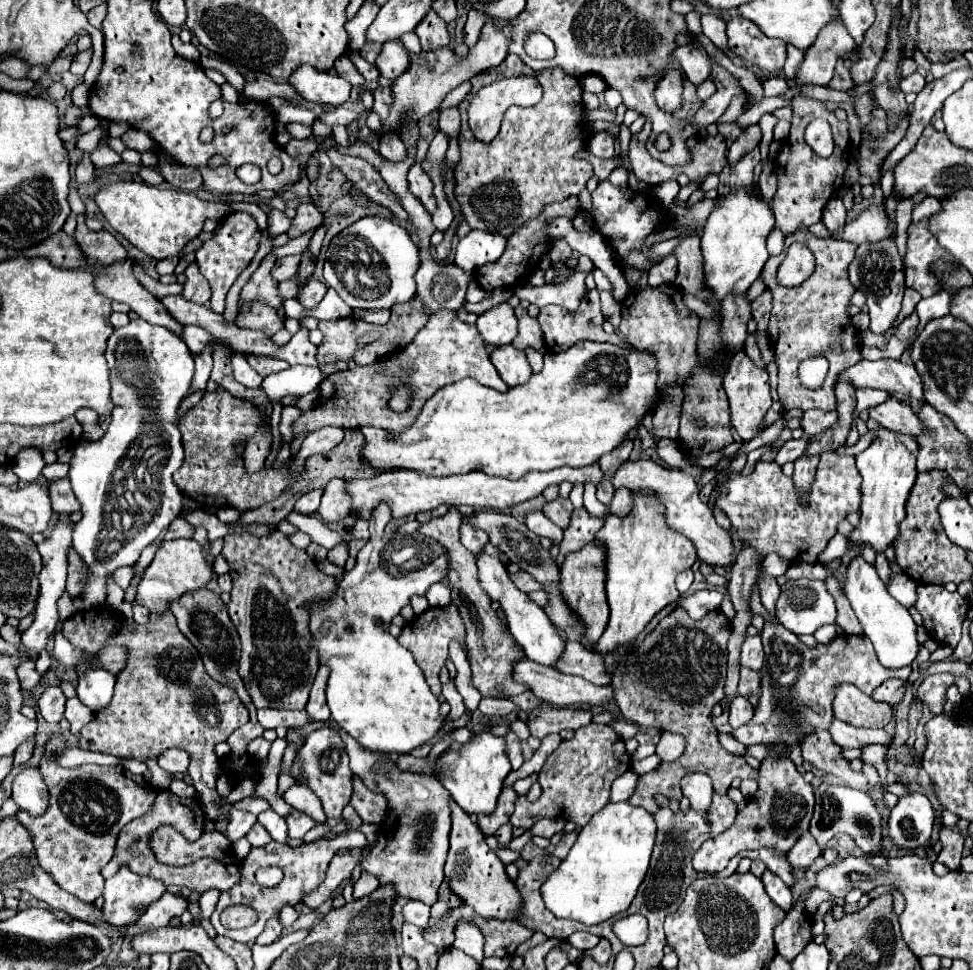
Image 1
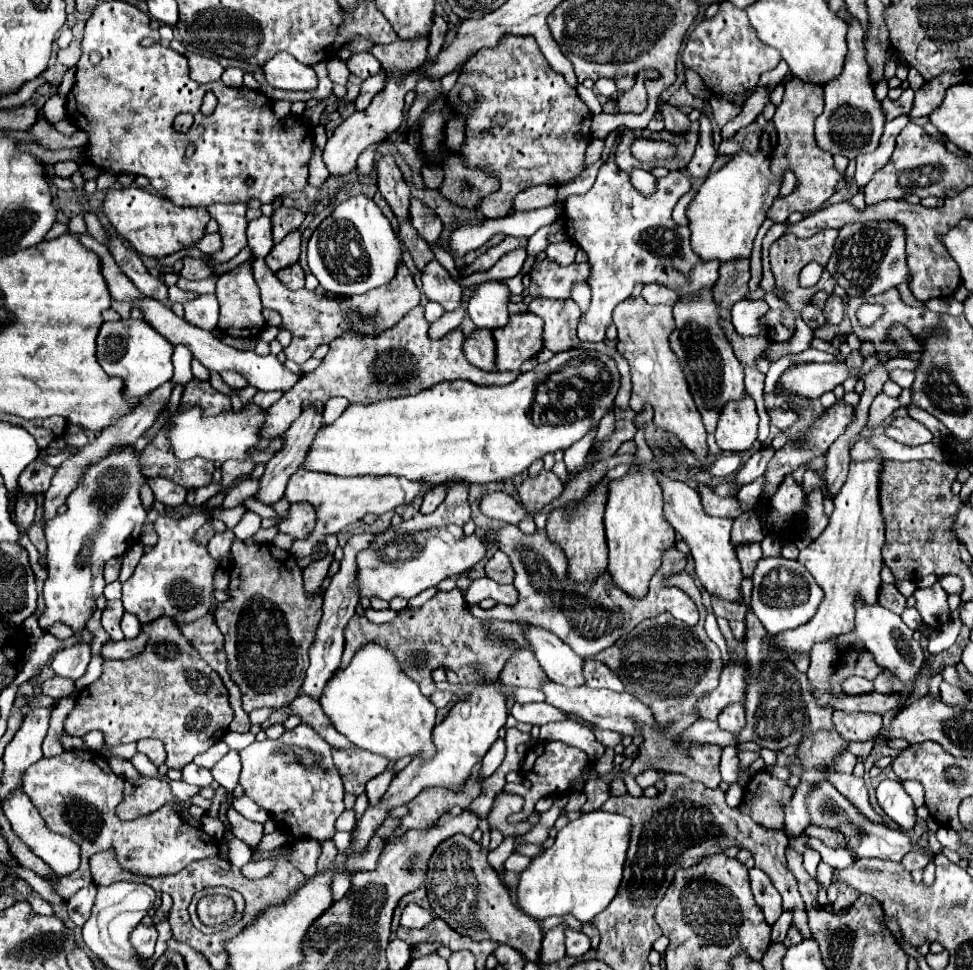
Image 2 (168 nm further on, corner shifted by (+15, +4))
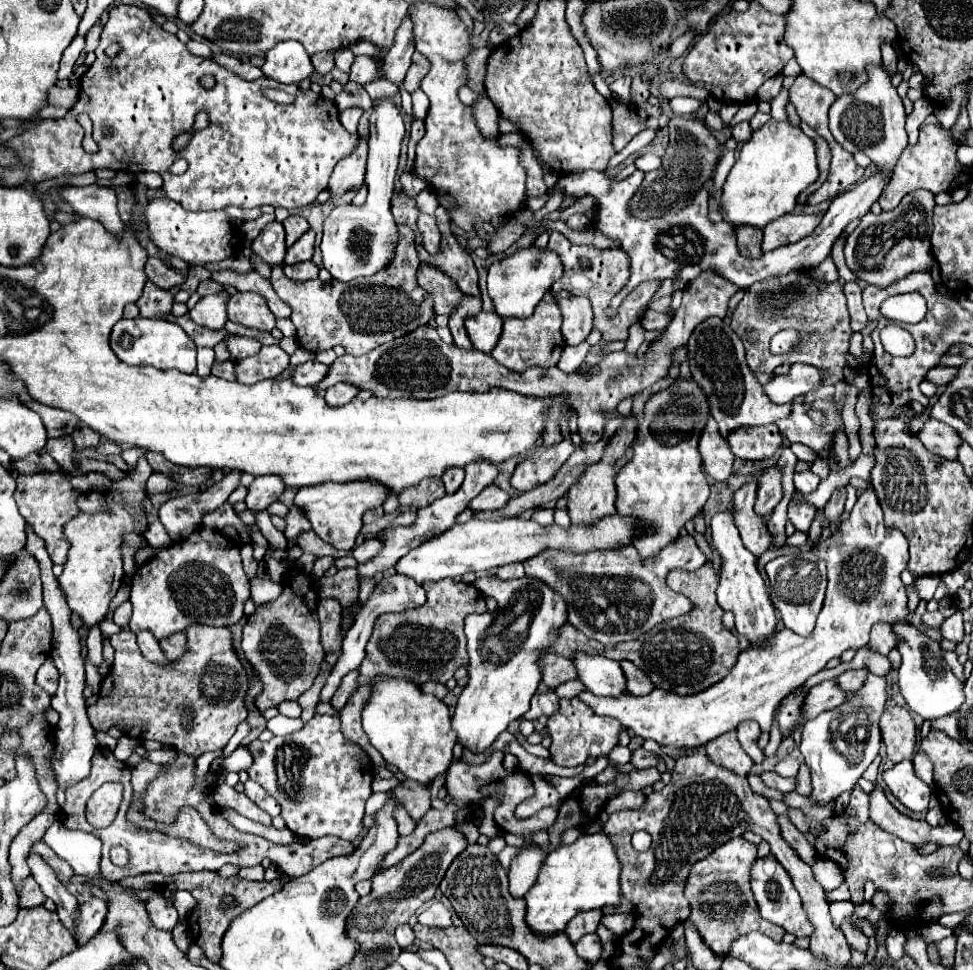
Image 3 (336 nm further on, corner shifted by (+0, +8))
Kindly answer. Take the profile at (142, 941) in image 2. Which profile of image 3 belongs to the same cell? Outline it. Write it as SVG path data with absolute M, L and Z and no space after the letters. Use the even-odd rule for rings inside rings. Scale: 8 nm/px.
M155 896L149 900L149 912L151 912L151 920L157 928L171 932L177 926L177 912L173 906L167 906L165 900L161 896Z

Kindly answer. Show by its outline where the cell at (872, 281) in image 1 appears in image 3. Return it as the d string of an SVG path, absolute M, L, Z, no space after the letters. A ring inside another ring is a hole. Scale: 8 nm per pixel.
M915 190L907 194L895 210L881 212L881 214L865 214L859 226L847 236L845 242L845 260L855 276L871 286L887 288L893 282L913 274L931 270L933 256L931 256L931 212L935 206L935 196L927 190ZM857 262L857 270L853 268Z

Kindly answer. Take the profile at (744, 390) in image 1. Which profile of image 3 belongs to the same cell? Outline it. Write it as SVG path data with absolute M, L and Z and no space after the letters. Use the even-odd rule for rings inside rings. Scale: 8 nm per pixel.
M775 424L757 428L737 428L727 436L731 452L741 460L769 460L783 446Z

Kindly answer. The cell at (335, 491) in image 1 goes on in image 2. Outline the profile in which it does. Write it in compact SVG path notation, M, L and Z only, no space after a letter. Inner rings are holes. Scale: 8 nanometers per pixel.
M298 502L298 504L290 504L288 516L278 524L278 528L282 534L290 534L292 538L306 540L314 530L314 524L316 524L316 510L310 504Z

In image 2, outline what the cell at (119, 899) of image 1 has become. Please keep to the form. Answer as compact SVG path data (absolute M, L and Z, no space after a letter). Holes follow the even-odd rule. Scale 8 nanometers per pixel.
M90 884L82 890L78 890L70 900L68 900L68 914L70 914L70 920L82 928L84 922L88 920L90 916L90 910L94 906L94 896L96 896L96 884Z

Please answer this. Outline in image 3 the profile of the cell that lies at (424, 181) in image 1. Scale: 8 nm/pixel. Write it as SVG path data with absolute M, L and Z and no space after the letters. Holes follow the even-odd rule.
M439 206L435 210L435 218L437 218L437 226L441 232L441 248L437 254L430 255L421 243L415 243L421 262L435 264L437 268L443 268L443 272L447 272L457 282L457 286L463 294L479 296L475 264L473 264L469 252L459 246L457 236L451 232L449 212L443 206Z

